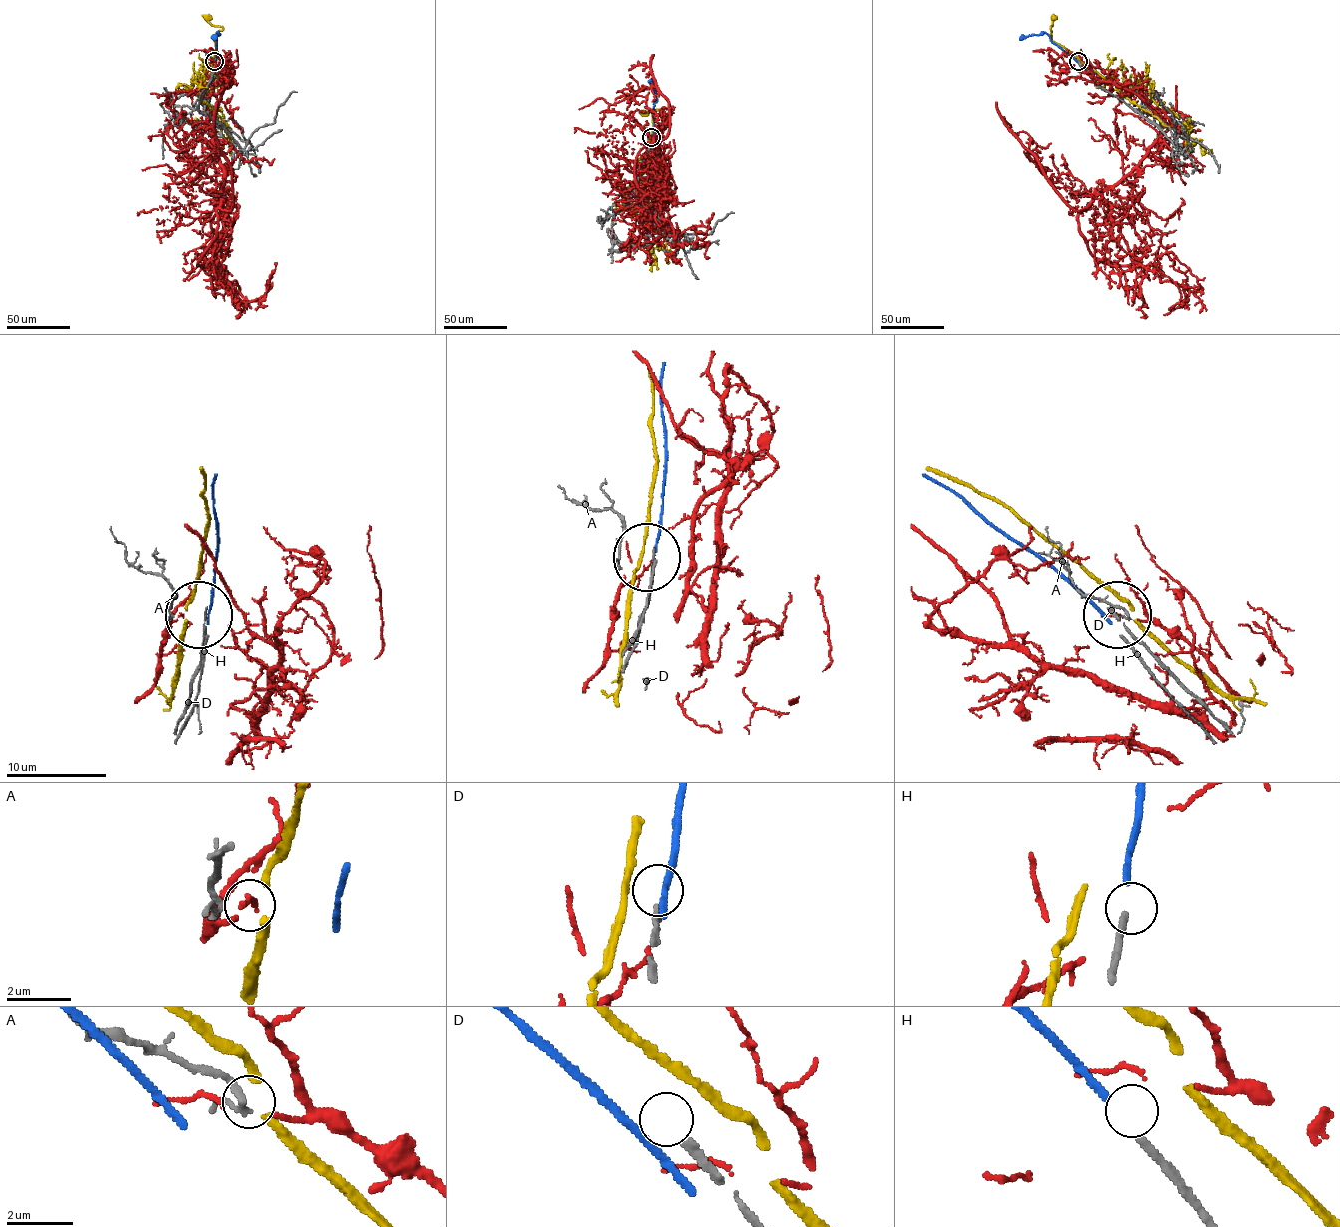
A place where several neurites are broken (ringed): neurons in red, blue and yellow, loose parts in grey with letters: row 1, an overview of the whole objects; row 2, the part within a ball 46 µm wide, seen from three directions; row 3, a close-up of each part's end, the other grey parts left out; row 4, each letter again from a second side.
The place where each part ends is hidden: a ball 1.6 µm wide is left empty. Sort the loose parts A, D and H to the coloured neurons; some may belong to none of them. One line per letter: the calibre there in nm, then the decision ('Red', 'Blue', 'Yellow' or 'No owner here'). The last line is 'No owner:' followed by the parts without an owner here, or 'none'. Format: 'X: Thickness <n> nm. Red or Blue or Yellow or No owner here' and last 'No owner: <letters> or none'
A: Thickness 170 nm. Yellow
D: Thickness 200 nm. No owner here
H: Thickness 240 nm. Blue
No owner: D

